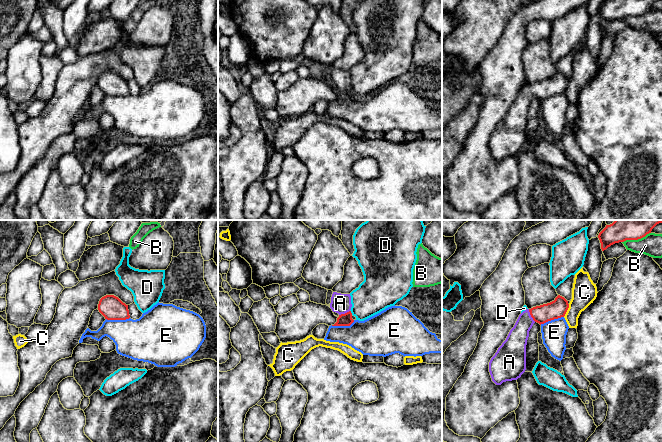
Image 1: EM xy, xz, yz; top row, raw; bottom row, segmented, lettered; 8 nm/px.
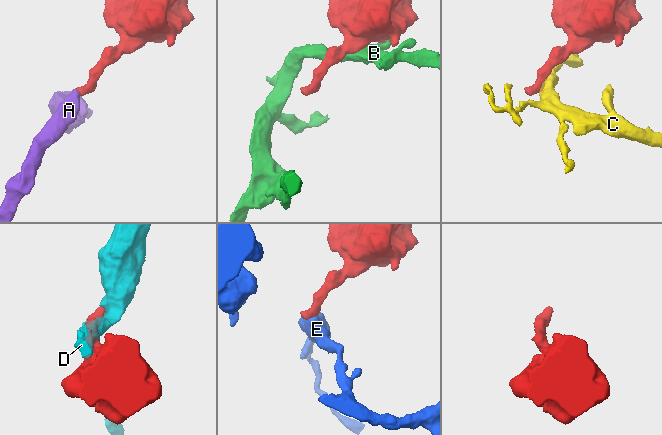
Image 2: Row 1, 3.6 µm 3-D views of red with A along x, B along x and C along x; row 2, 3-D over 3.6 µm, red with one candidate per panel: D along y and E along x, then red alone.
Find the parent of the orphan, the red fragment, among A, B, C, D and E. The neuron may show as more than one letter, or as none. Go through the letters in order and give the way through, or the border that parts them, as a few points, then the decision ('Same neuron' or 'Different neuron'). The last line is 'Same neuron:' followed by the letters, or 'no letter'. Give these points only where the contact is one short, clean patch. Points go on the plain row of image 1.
A: Path across: yz (556, 85), (542, 90), (531, 91), (523, 100), (516, 117). Same neuron
B: Different neuron
C: Boundary: yz (569, 80), (563, 92). Different neuron
D: Different neuron
E: Boundary: xy (129, 93), (125, 95), (106, 95). Different neuron
Same neuron: A

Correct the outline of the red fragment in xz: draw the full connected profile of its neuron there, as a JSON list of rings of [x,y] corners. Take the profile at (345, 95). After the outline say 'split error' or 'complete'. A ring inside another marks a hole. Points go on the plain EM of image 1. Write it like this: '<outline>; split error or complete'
[[[333,68],[331,73],[330,84],[333,88],[339,90],[337,98],[332,102],[350,102],[354,96],[351,89],[351,72],[350,70],[341,70]]]; split error

